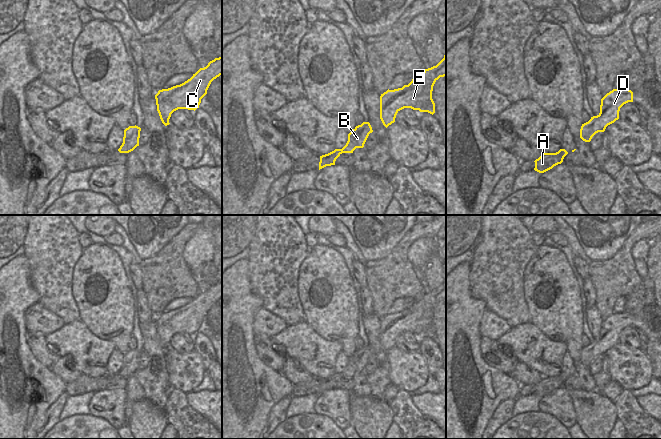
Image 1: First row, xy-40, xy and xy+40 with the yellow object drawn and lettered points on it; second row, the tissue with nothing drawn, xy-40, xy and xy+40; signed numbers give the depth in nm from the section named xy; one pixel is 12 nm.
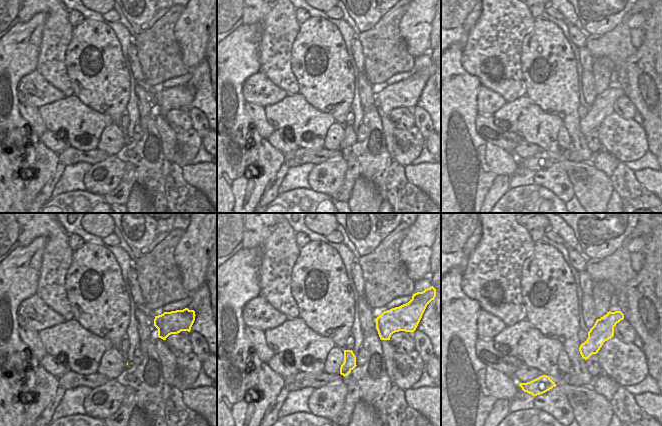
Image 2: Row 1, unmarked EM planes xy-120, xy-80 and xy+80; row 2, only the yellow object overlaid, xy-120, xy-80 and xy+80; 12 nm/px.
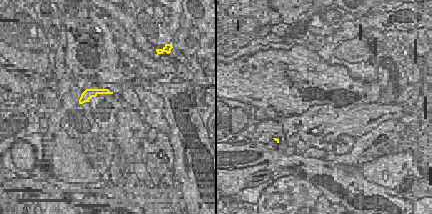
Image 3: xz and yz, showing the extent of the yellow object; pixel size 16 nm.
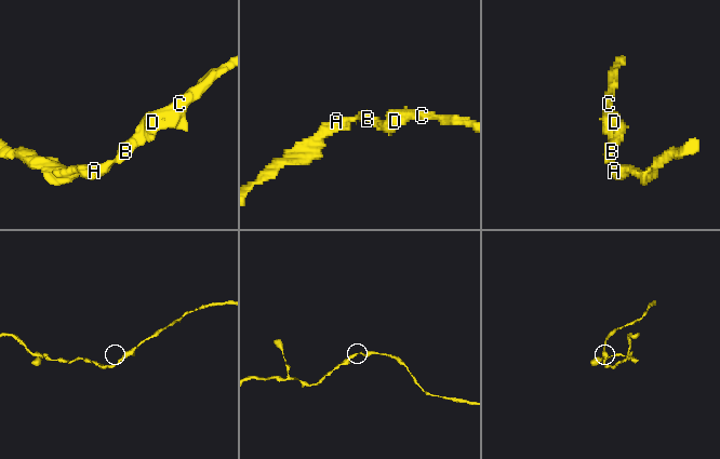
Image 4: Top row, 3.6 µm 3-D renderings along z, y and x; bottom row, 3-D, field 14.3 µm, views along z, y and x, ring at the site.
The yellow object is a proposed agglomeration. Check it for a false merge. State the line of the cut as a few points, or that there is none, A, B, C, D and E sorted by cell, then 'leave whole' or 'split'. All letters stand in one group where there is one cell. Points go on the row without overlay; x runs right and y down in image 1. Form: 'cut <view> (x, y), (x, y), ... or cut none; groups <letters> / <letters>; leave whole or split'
cut none; groups A B C D E; leave whole

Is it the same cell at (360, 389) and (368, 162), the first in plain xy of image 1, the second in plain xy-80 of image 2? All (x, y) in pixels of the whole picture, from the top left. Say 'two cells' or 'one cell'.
two cells

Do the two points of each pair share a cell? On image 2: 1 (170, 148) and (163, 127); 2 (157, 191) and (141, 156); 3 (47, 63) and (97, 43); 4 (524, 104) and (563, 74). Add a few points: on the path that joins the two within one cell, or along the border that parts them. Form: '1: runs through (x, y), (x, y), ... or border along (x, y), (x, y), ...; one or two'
1: runs through (169, 143), (166, 132); one
2: runs through (153, 182), (150, 165); one
3: border along (71, 33), (64, 60), (69, 79); two
4: border along (525, 95), (548, 114); two

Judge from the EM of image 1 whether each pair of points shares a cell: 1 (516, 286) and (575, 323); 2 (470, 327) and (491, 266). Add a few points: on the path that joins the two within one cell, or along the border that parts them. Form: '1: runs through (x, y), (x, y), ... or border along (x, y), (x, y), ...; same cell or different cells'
1: border along (524, 267), (524, 300), (529, 313); different cells
2: border along (469, 278), (470, 294), (481, 299), (487, 308); different cells

